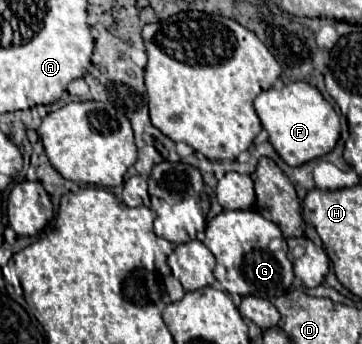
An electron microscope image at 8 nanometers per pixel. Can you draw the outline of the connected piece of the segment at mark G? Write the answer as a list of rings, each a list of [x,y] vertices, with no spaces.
[[[223,210],[207,224],[205,234],[207,230],[209,236],[205,238],[205,246],[217,258],[215,278],[221,282],[223,290],[239,296],[259,294],[267,300],[289,290],[293,282],[293,268],[287,258],[287,242],[271,220],[251,210]]]

